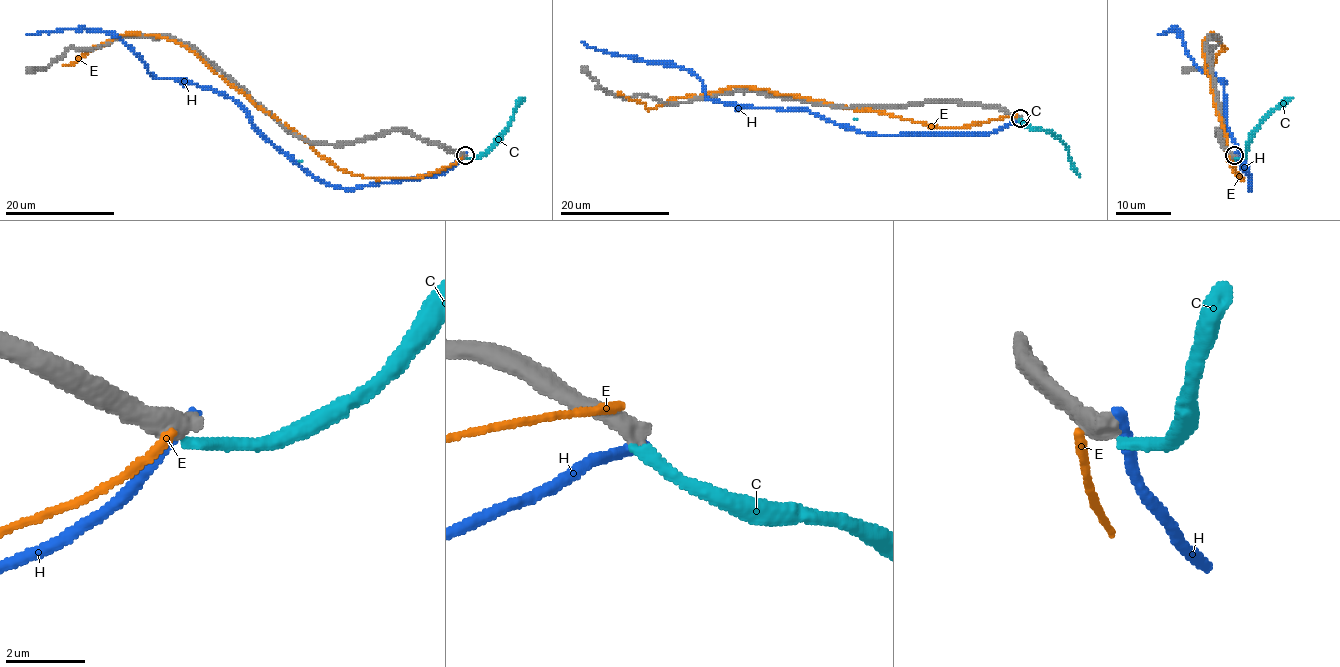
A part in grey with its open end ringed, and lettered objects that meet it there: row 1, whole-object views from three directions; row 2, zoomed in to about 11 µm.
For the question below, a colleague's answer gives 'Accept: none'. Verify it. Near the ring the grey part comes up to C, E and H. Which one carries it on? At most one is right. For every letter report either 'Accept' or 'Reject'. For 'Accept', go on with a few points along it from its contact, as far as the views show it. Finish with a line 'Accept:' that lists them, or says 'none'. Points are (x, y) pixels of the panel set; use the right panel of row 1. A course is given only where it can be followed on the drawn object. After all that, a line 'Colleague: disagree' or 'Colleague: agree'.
C: Reject
E: Reject
H: Reject
Accept: none
Colleague: agree

